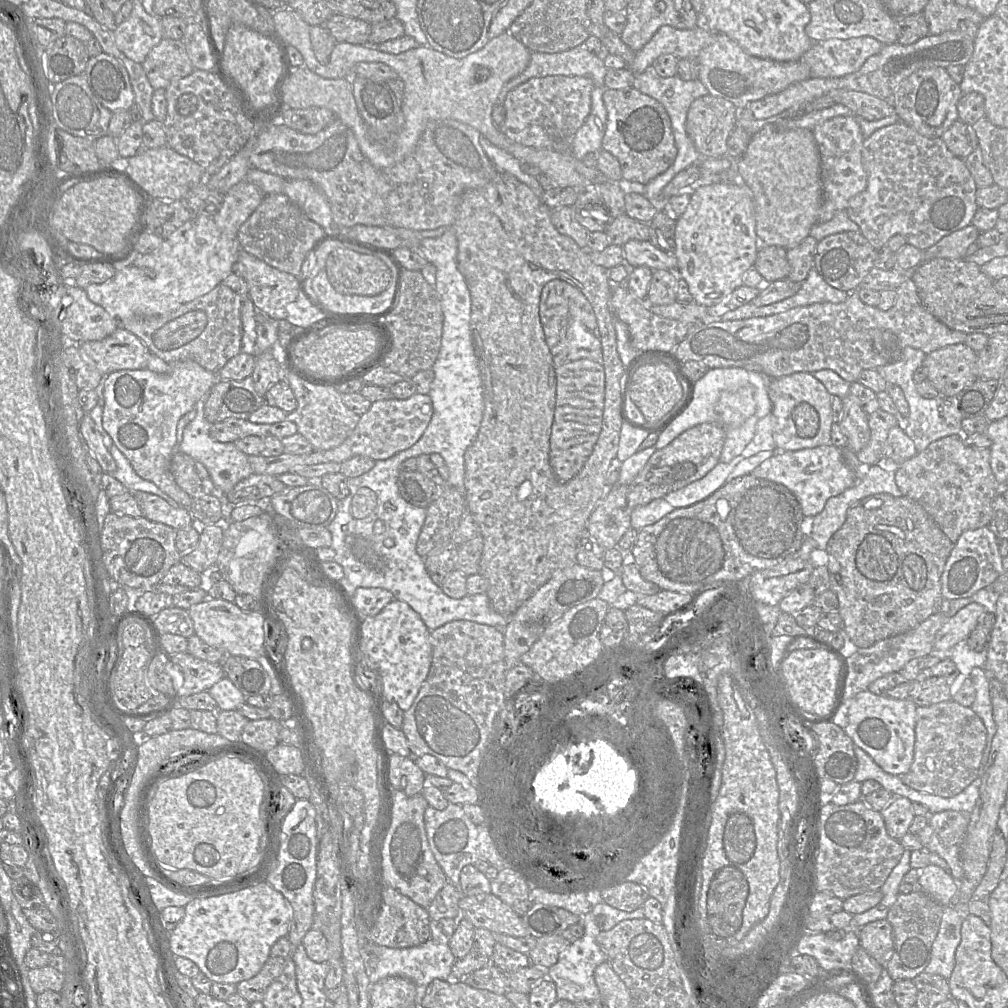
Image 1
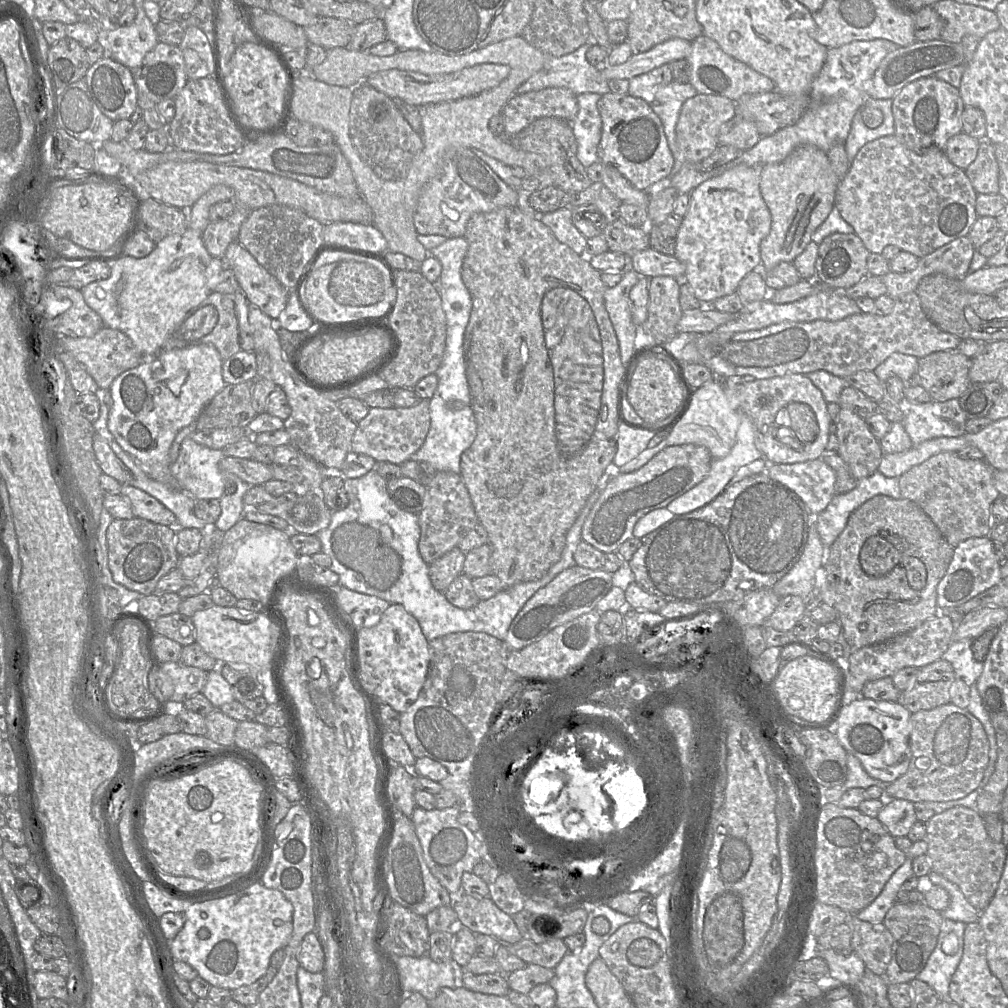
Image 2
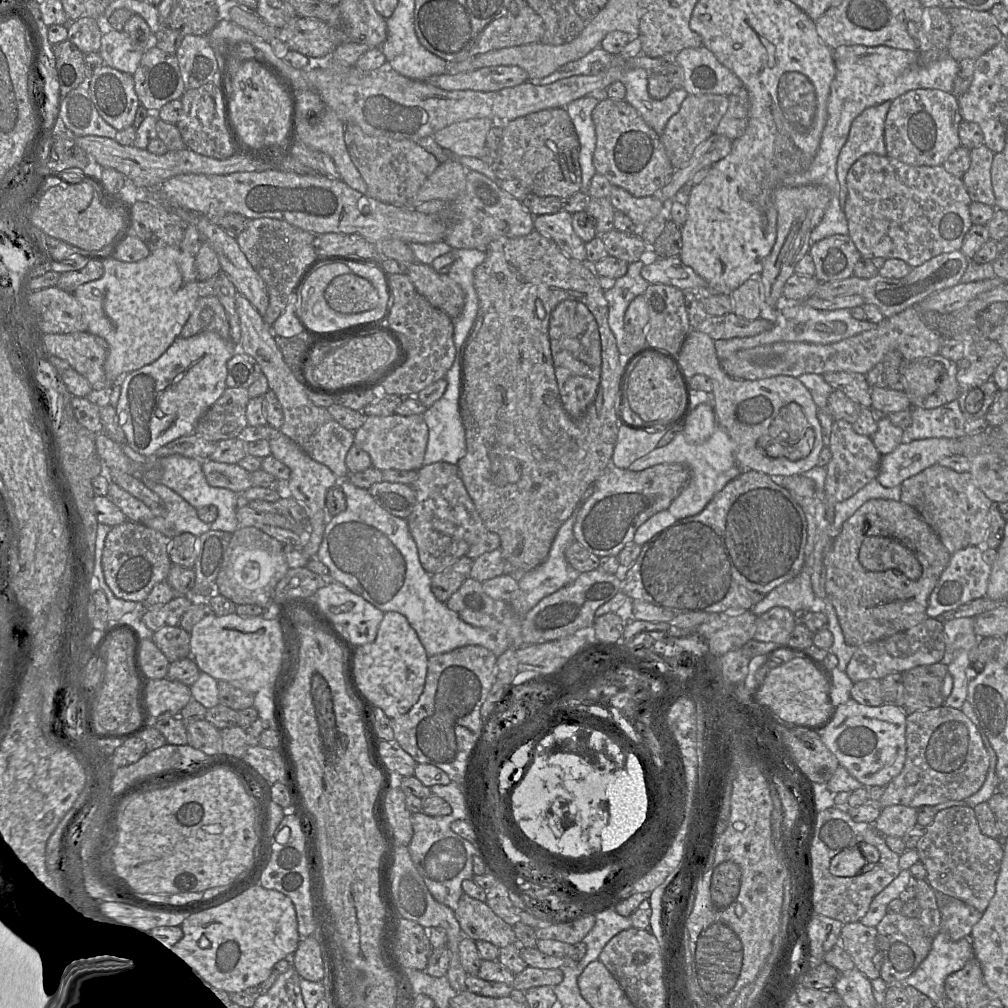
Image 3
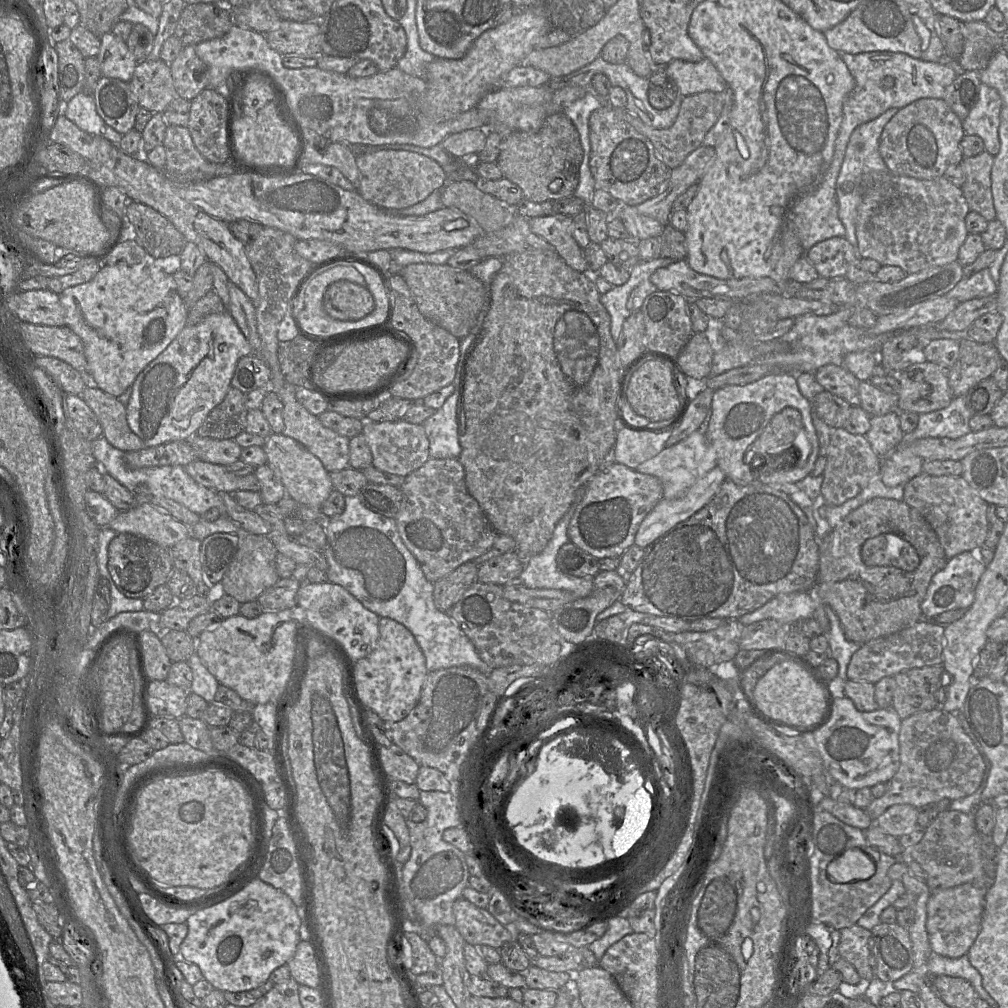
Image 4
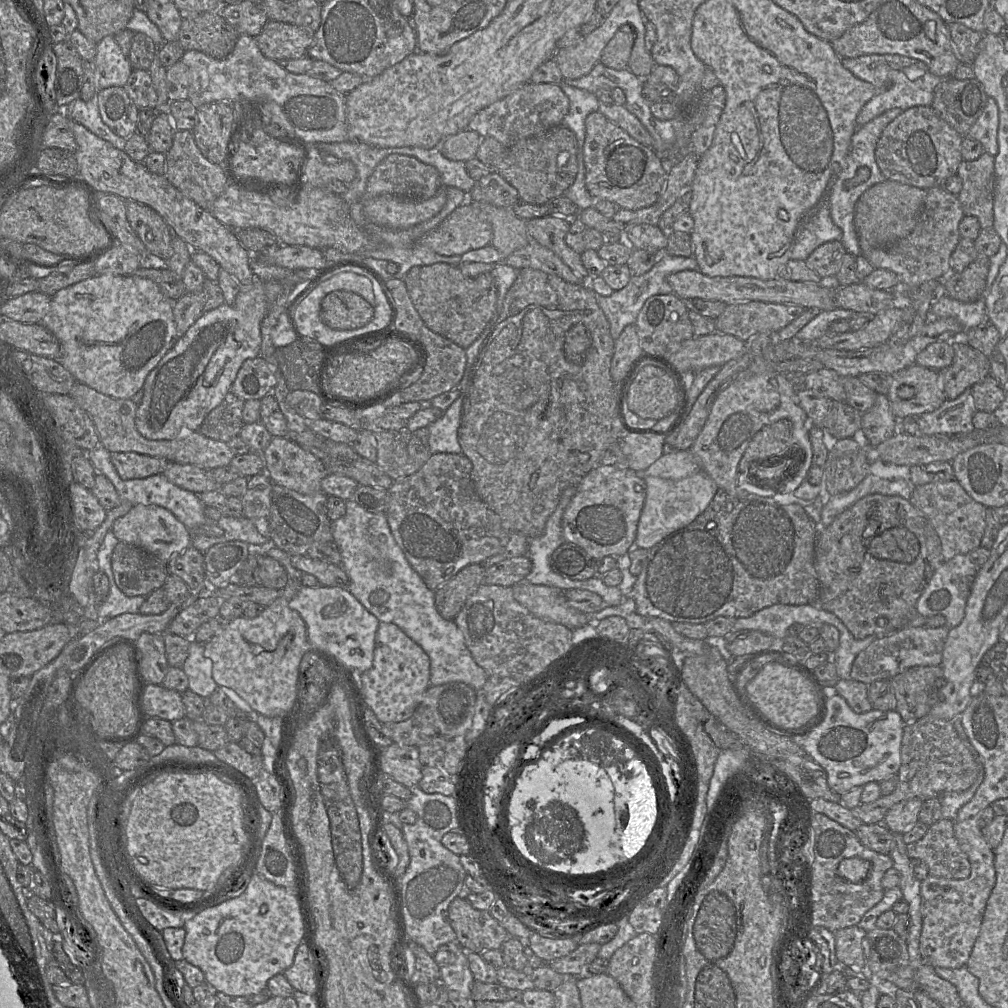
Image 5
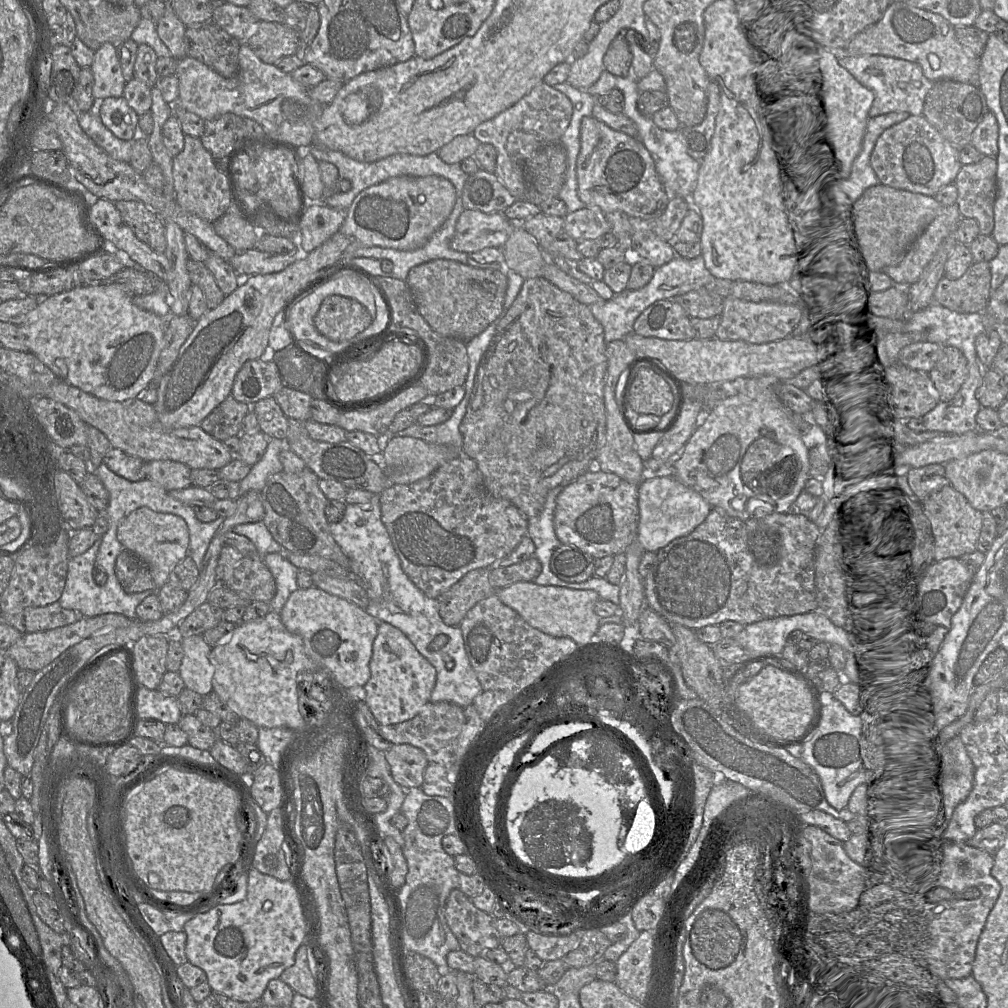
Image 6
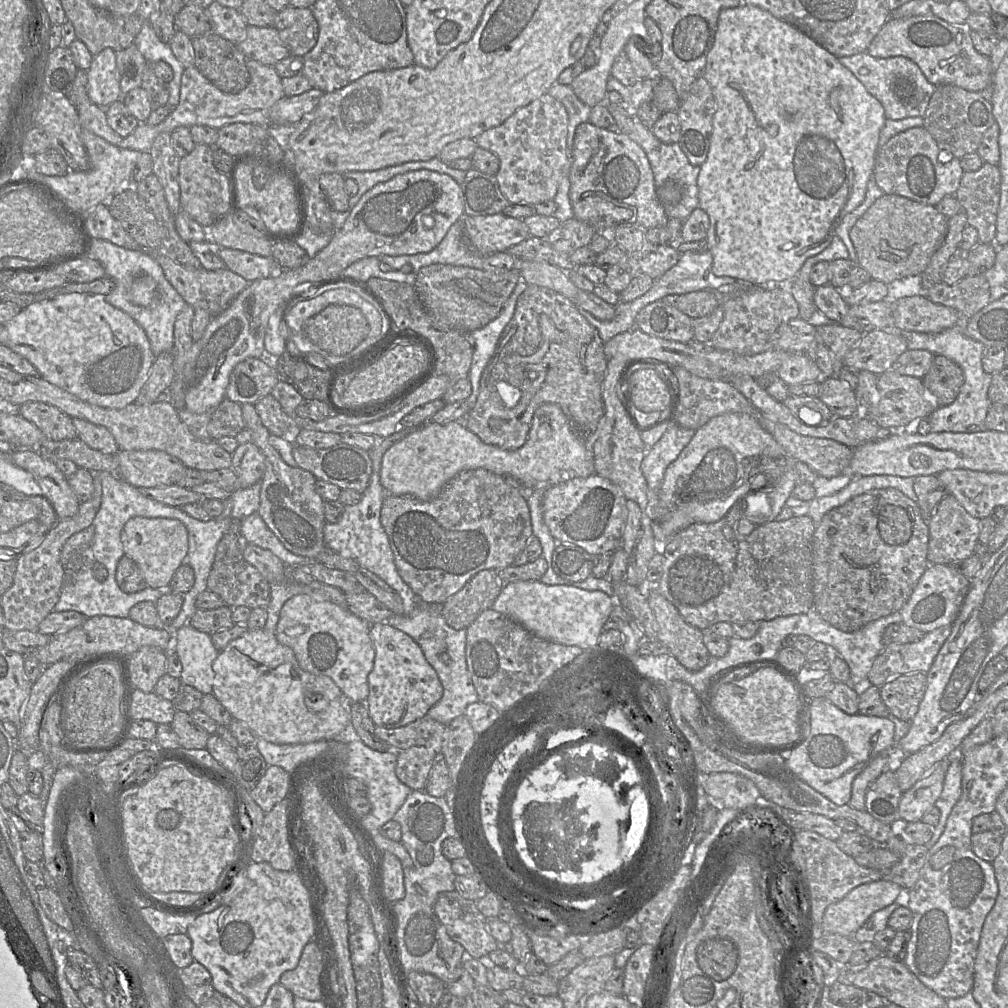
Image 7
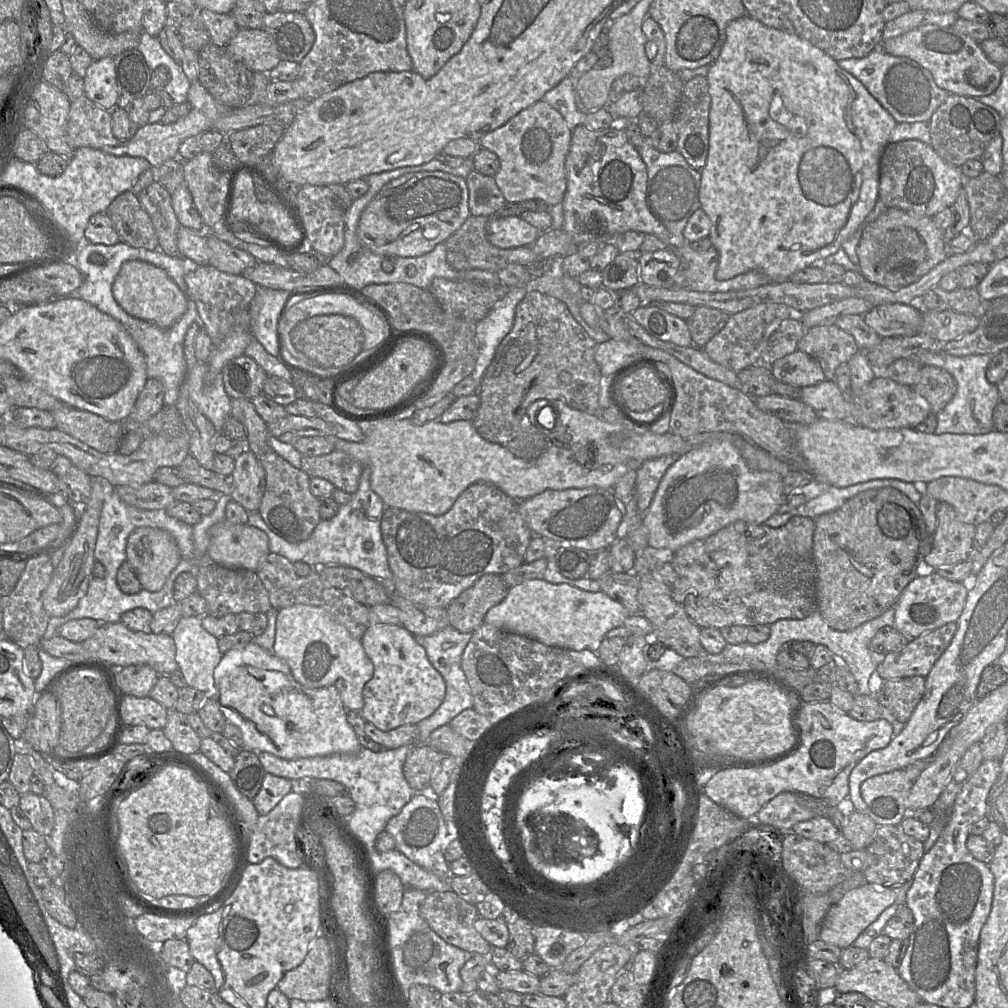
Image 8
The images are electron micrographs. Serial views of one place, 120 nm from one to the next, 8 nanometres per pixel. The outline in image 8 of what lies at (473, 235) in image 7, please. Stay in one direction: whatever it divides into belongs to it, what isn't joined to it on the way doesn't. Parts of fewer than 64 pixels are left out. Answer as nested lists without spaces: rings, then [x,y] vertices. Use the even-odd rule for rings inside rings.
[[[520,217],[489,218],[486,238],[501,249],[532,246],[541,232]]]

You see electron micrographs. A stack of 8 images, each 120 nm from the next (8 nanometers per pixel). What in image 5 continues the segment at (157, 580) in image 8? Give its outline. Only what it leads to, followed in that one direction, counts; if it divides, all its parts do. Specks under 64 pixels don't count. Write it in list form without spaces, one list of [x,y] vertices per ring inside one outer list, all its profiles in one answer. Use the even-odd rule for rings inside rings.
[[[134,505],[126,515],[114,521],[112,532],[119,541],[142,548],[160,559],[162,562],[167,563],[174,556],[179,555],[191,545],[191,531],[181,523],[173,513],[158,505]]]

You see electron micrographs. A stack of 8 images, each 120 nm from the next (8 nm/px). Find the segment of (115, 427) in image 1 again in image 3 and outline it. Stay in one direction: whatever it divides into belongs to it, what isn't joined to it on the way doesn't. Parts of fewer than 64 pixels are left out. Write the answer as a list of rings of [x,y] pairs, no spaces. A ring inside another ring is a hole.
[[[203,332],[189,338],[178,336],[156,361],[123,376],[116,412],[127,444],[143,456],[153,456],[160,447],[167,443],[193,434],[199,418],[227,388],[227,362],[237,351],[239,351],[238,345],[224,340],[214,332]]]

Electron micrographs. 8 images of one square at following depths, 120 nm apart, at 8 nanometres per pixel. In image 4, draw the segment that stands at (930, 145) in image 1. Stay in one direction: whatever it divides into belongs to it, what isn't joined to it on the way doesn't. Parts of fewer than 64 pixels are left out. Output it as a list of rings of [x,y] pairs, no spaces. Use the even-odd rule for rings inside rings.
[[[868,172],[861,177],[862,201],[857,209],[856,237],[861,258],[876,260],[881,266],[898,266],[906,274],[942,266],[958,260],[958,252],[968,231],[965,217],[970,211],[962,189],[944,176],[925,180],[888,172]]]

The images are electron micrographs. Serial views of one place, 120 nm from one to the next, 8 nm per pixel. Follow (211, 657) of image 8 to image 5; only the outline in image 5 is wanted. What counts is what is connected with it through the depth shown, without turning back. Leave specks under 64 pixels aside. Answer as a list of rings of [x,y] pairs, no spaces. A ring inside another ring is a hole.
[[[191,639],[189,655],[182,669],[188,678],[188,689],[204,699],[217,688],[212,677],[212,661],[205,657],[203,644]]]

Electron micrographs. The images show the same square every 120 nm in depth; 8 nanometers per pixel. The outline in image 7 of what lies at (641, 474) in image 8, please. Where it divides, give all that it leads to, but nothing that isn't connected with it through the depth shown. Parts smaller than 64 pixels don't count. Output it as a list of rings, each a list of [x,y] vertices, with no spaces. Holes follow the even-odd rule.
[[[673,422],[659,441],[647,449],[641,470],[650,492],[659,490],[667,467],[677,459],[694,434],[695,430],[682,428]]]

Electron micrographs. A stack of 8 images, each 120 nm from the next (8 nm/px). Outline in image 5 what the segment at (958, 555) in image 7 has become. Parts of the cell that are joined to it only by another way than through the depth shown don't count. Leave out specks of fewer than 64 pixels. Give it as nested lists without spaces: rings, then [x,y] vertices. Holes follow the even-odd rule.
[[[956,479],[913,486],[910,501],[928,517],[935,528],[941,540],[944,561],[956,555],[967,555],[981,546],[987,507],[975,501]]]

